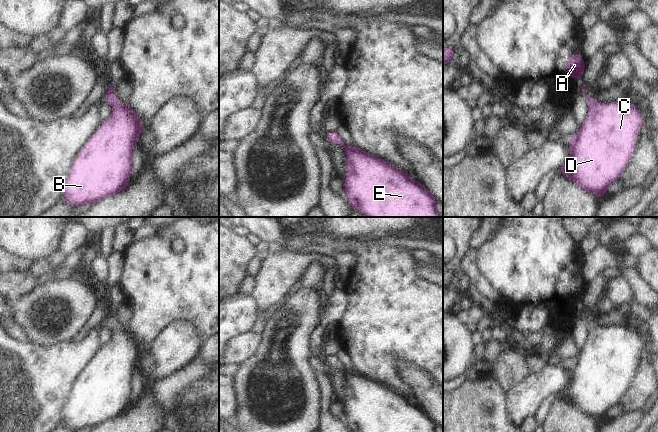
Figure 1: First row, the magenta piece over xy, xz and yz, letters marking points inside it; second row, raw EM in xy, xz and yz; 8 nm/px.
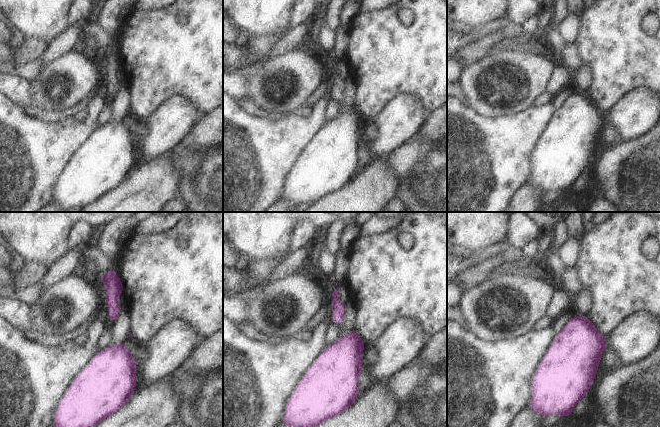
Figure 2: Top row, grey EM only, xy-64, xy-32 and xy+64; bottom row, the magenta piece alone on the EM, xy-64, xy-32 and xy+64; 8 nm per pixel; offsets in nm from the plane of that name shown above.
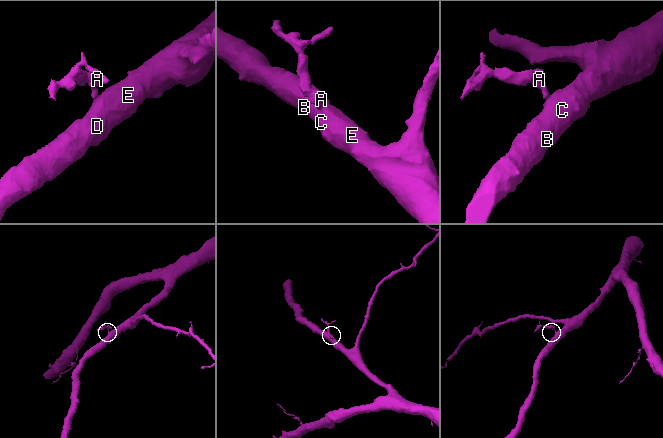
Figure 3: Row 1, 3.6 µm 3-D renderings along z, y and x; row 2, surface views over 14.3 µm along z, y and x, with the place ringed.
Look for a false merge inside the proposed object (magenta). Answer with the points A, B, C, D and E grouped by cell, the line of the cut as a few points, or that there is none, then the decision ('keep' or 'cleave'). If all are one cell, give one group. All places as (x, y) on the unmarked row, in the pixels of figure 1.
groups A B C D E; cut none; keep

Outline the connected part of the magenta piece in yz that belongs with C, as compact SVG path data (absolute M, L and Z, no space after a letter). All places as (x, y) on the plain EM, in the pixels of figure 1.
M587 320L588 338L578 357L569 364L570 378L560 397L576 407L583 415L604 421L636 374L635 362L643 351L643 342L628 324L602 328Z

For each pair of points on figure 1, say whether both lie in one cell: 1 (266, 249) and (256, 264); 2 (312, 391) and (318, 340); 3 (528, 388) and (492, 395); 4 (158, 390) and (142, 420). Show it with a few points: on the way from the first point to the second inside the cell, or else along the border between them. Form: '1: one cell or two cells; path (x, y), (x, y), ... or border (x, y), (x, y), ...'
1: one cell; path (263, 253), (259, 260)
2: two cells; border (315, 331), (312, 337), (313, 354)
3: two cells; border (505, 392), (507, 415)
4: two cells; border (151, 390), (167, 412), (166, 417)

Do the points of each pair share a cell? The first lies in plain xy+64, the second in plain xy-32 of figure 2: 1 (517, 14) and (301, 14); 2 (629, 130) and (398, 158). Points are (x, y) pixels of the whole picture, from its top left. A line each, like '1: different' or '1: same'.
1: same
2: different

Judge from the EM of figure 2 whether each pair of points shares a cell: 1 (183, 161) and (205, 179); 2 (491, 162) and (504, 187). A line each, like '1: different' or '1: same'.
1: same
2: same

